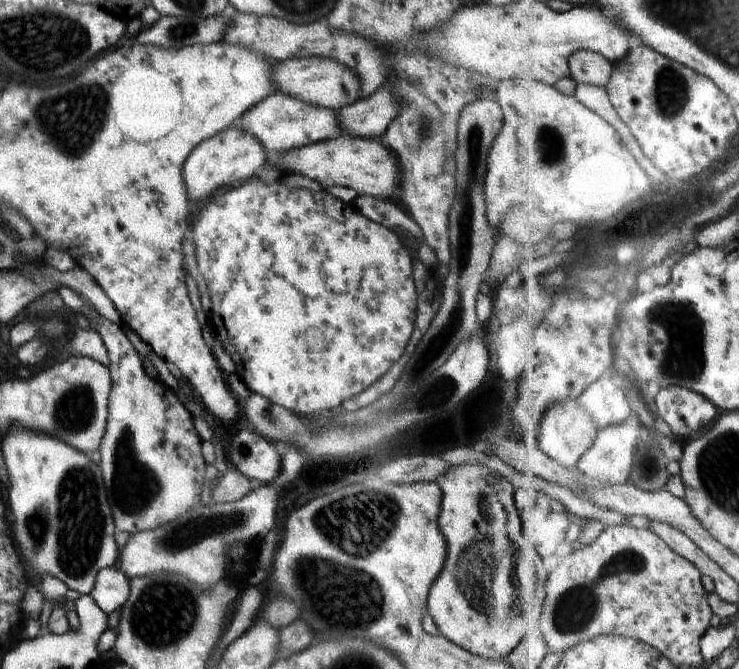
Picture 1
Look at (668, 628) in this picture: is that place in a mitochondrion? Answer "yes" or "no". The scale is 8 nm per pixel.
no

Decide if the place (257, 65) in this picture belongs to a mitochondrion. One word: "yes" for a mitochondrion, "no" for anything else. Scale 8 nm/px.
no

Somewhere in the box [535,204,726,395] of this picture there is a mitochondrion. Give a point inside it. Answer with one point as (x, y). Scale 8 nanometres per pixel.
(681, 323)

